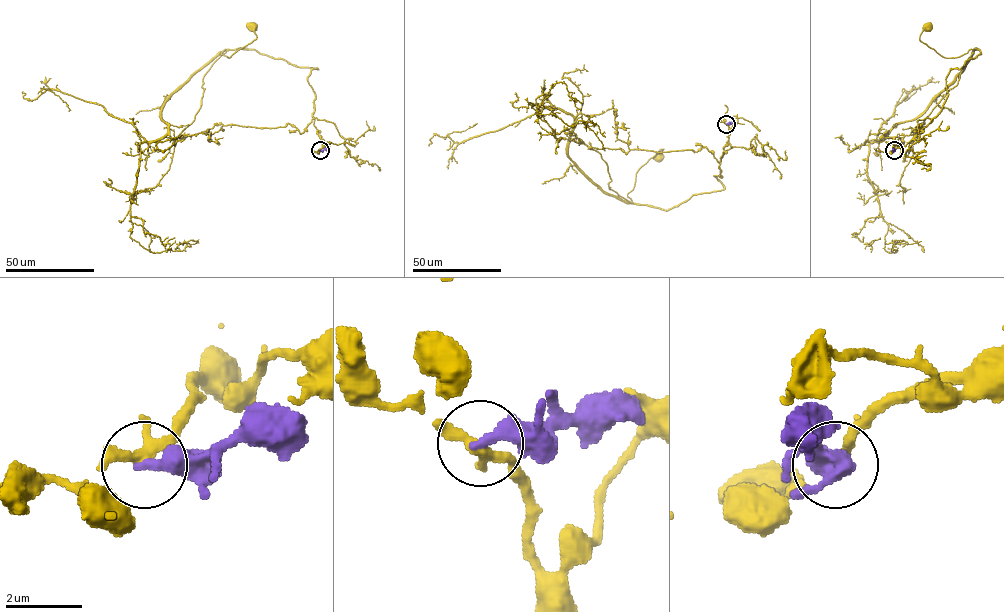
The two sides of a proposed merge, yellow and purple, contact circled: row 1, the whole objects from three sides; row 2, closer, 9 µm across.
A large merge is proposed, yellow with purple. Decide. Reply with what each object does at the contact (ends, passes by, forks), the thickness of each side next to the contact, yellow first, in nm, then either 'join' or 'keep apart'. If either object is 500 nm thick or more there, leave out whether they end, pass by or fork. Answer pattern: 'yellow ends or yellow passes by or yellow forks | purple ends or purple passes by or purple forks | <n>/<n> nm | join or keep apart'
yellow forks | purple ends | 240/380 nm | keep apart

